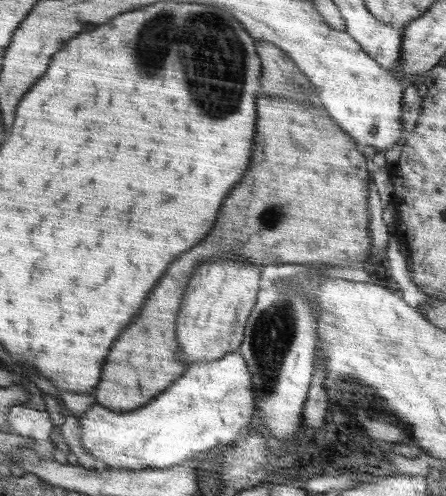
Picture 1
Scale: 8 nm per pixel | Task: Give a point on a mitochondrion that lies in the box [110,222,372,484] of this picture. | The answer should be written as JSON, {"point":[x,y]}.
{"point":[275,331]}

